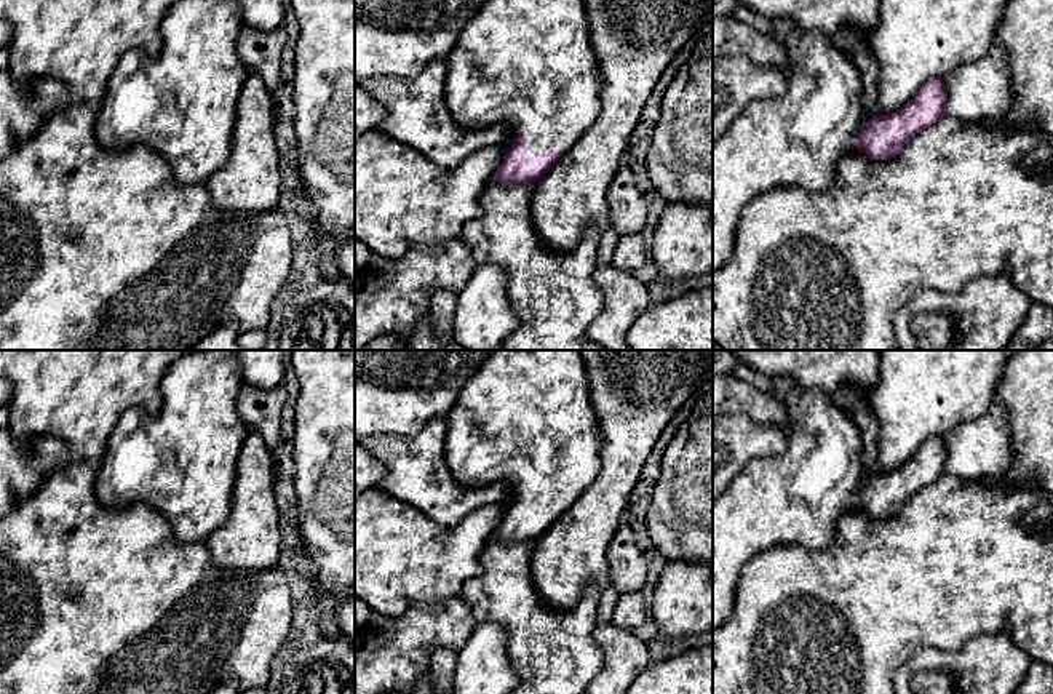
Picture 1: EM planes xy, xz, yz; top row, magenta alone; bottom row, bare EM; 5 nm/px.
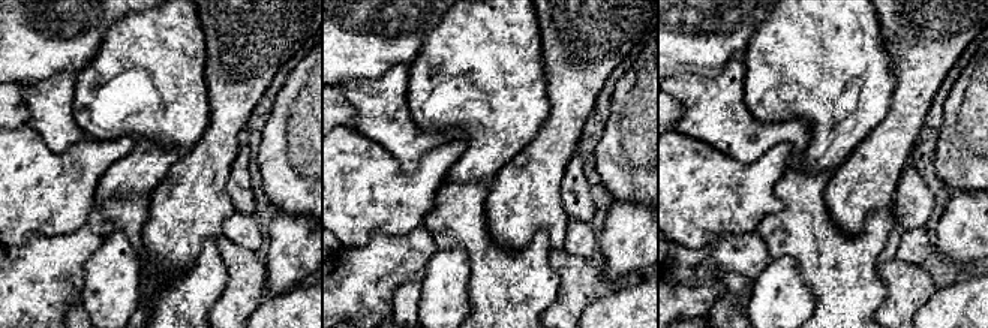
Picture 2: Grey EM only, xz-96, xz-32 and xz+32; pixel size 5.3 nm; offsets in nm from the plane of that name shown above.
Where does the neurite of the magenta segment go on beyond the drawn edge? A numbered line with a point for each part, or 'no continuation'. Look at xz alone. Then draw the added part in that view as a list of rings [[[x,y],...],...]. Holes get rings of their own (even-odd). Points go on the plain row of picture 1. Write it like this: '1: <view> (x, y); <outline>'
1: xz (524, 418); [[[492,350],[465,382],[446,422],[446,462],[455,481],[467,488],[505,483],[513,496],[527,496],[530,515],[543,507],[570,509],[601,469],[602,440],[580,350]]]

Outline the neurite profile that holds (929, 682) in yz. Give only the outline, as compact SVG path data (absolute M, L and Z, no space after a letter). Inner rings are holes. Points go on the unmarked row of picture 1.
M924 670L911 681L914 694L956 694L954 676L943 670Z

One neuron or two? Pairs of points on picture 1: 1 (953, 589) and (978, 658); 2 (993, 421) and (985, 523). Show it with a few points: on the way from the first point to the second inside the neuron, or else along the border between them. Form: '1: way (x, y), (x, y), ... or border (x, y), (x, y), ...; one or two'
1: border (1009, 629), (973, 637), (959, 650), (935, 648); two
2: border (951, 475), (1007, 491), (1025, 490); two

